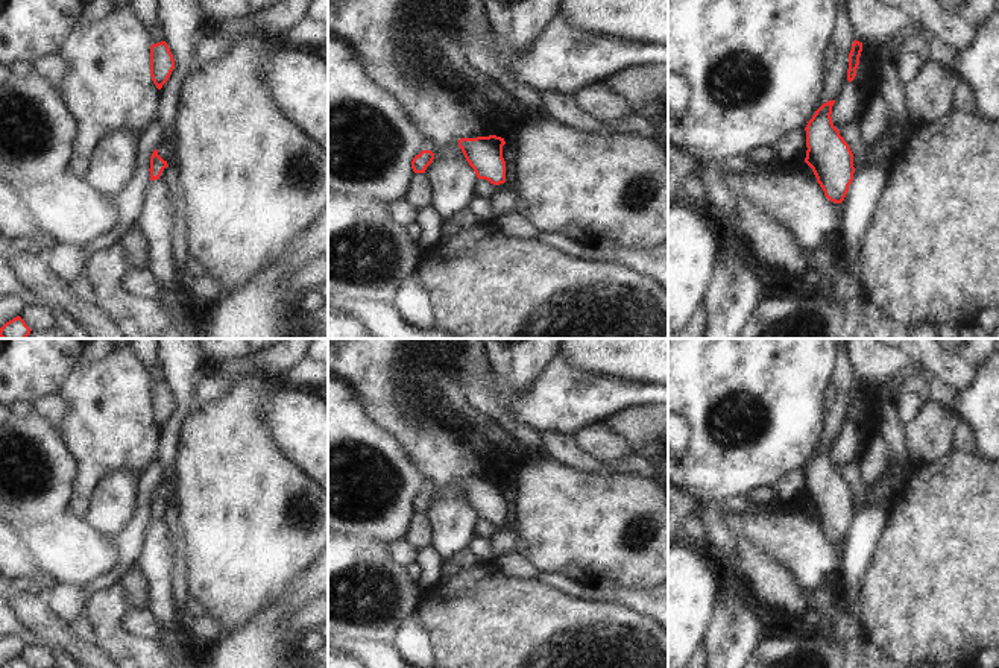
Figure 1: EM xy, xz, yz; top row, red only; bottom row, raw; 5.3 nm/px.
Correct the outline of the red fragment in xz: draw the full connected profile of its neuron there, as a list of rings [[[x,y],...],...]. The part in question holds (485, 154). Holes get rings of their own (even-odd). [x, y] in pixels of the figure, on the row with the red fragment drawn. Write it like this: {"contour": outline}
{"contour": [[[496,135],[459,140],[459,147],[477,178],[495,185],[495,193],[490,196],[490,213],[493,217],[516,211],[516,203],[519,202],[513,190],[503,188],[506,182],[504,144],[504,138]]]}

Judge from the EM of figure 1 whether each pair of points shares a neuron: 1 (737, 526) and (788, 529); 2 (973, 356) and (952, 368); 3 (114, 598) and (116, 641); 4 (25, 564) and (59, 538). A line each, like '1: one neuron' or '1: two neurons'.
1: one neuron
2: two neurons
3: one neuron
4: two neurons

